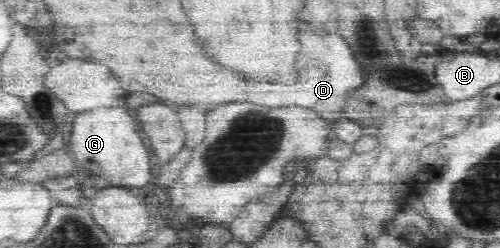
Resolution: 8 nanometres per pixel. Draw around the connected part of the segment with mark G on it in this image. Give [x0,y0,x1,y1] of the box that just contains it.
[67,108,151,189]

